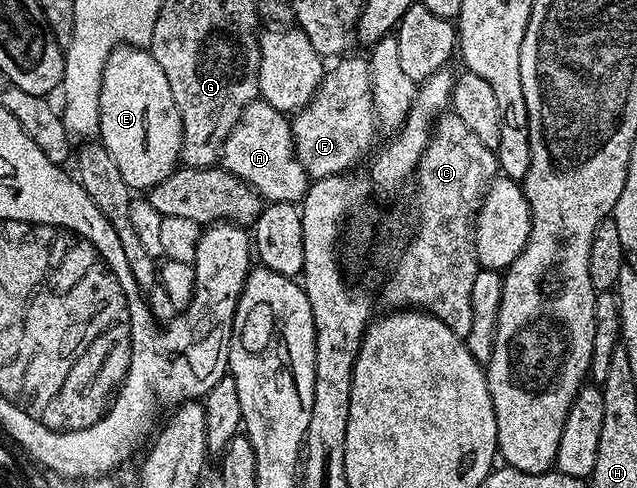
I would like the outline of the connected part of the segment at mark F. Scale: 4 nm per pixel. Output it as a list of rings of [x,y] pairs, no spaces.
[[[344,57],[339,60],[336,68],[325,70],[324,79],[320,87],[314,93],[314,97],[305,107],[295,112],[291,120],[292,140],[296,146],[296,156],[304,167],[309,180],[325,179],[331,175],[343,176],[368,150],[376,139],[376,127],[378,120],[376,110],[372,104],[372,70],[368,67],[368,59],[348,59]]]

